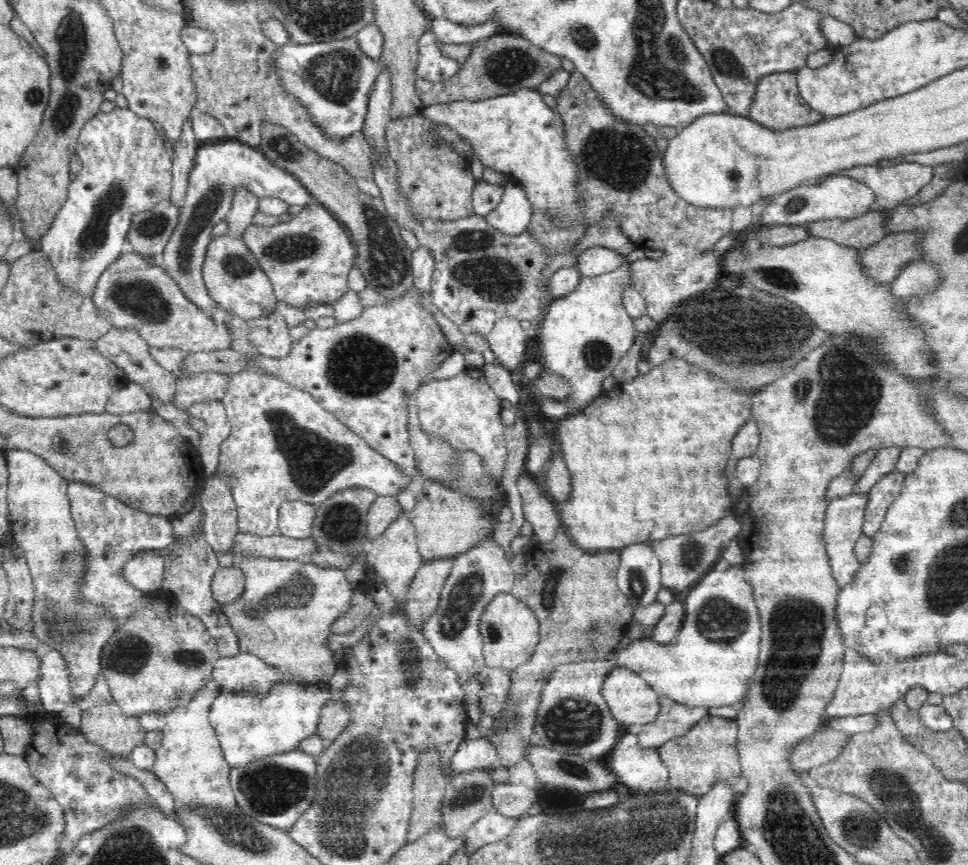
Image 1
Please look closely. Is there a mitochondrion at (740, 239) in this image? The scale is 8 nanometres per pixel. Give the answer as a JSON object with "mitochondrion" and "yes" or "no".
{"mitochondrion":"no"}

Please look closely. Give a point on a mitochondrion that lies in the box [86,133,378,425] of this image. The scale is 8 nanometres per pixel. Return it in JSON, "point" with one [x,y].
{"point":[203,213]}

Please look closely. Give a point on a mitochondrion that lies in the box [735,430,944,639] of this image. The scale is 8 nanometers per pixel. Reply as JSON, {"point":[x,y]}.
{"point":[903,564]}

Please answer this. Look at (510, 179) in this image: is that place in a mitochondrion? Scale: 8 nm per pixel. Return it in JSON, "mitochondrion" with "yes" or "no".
{"mitochondrion":"no"}

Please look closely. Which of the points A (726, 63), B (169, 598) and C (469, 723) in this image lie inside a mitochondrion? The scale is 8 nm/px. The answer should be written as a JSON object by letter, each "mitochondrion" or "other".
{"A":"mitochondrion","B":"other","C":"other"}

